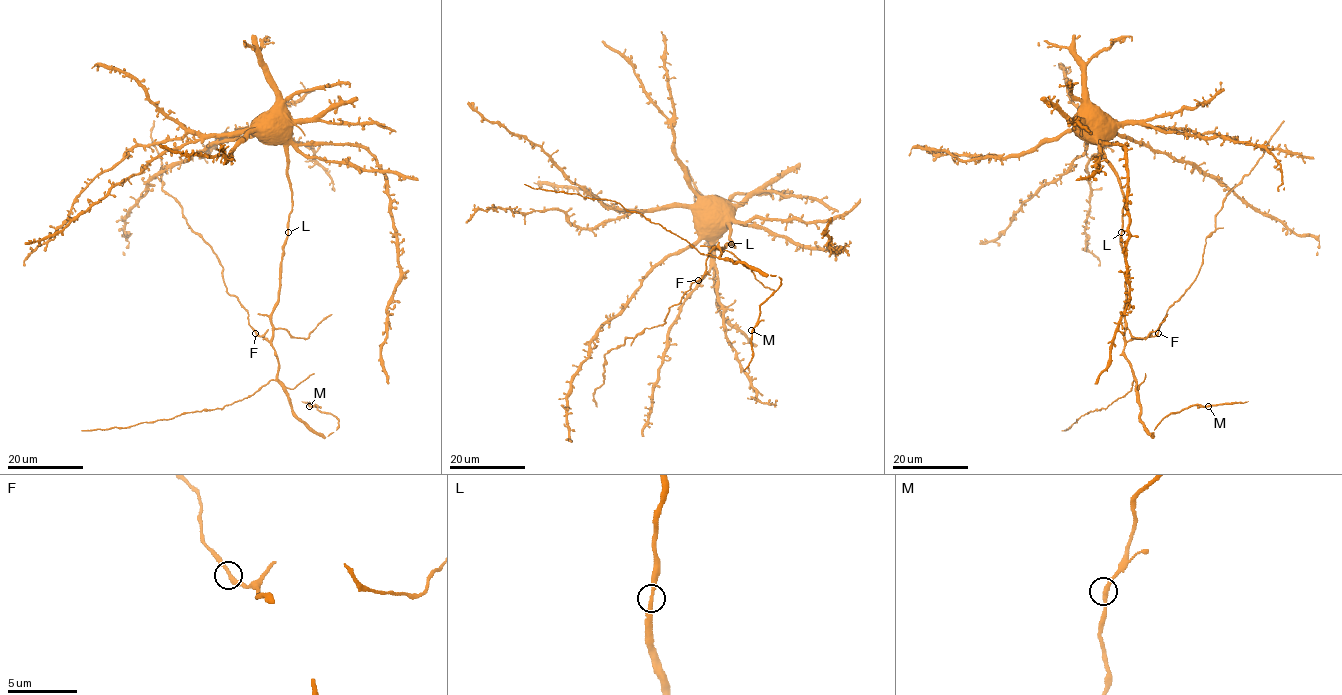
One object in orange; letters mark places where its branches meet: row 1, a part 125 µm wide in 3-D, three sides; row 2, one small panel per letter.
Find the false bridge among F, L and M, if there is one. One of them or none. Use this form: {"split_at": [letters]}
{"split_at": []}

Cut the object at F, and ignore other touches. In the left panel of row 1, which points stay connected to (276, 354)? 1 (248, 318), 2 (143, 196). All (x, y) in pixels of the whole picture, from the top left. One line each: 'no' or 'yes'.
1: no
2: yes

